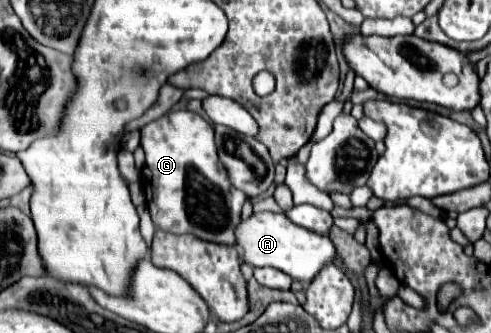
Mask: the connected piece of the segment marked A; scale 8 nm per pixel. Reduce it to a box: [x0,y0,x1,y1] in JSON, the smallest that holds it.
[237,213,337,283]

